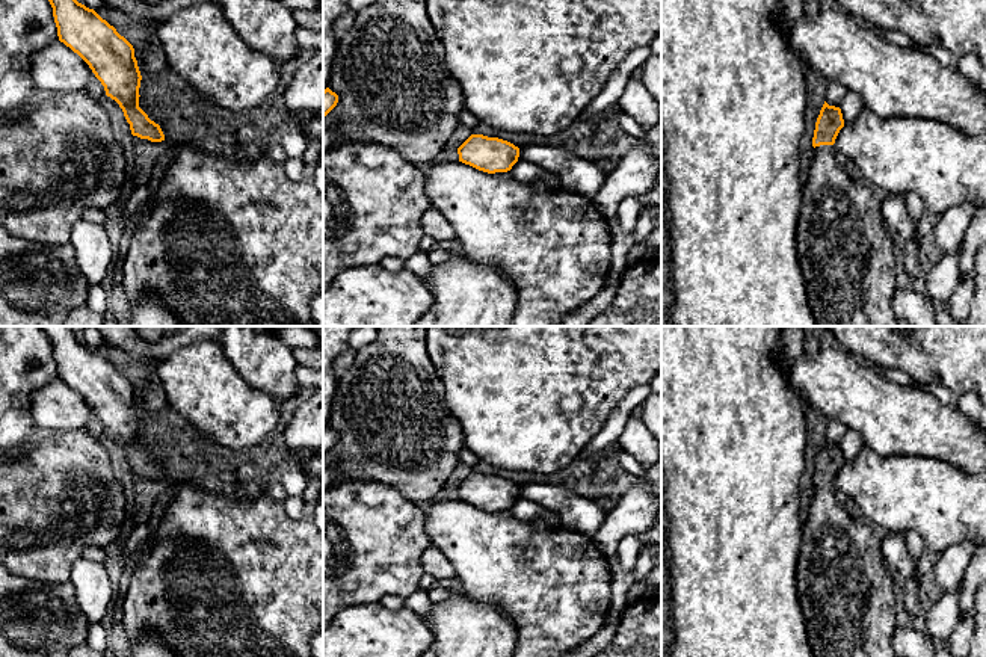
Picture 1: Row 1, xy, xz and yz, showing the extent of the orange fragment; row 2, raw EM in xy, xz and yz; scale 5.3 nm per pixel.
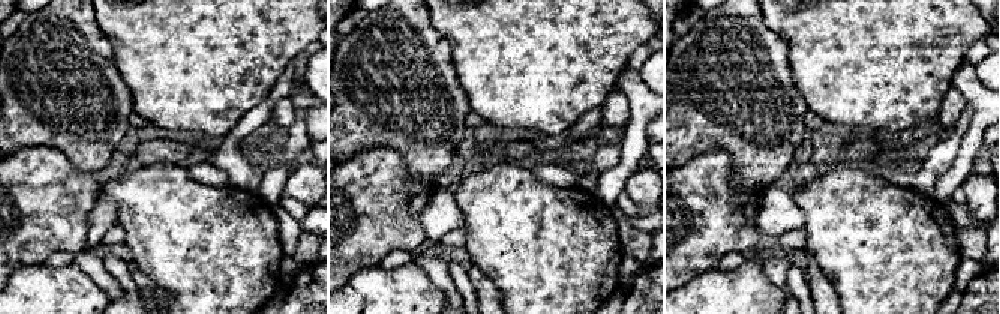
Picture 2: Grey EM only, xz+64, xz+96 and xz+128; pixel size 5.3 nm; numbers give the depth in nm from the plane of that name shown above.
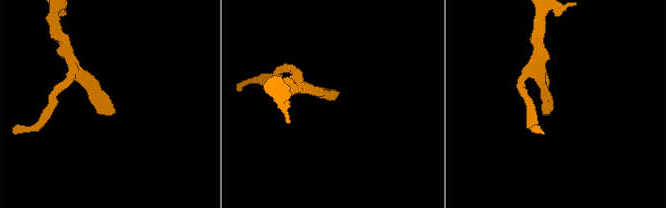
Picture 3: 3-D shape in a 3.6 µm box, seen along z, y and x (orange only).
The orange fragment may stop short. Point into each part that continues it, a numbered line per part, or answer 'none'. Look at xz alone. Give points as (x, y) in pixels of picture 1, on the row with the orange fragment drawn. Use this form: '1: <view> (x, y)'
none

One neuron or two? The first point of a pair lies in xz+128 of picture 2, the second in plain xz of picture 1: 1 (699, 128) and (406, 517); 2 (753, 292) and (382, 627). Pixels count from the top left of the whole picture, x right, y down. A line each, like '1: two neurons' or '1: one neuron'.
1: two neurons
2: one neuron

